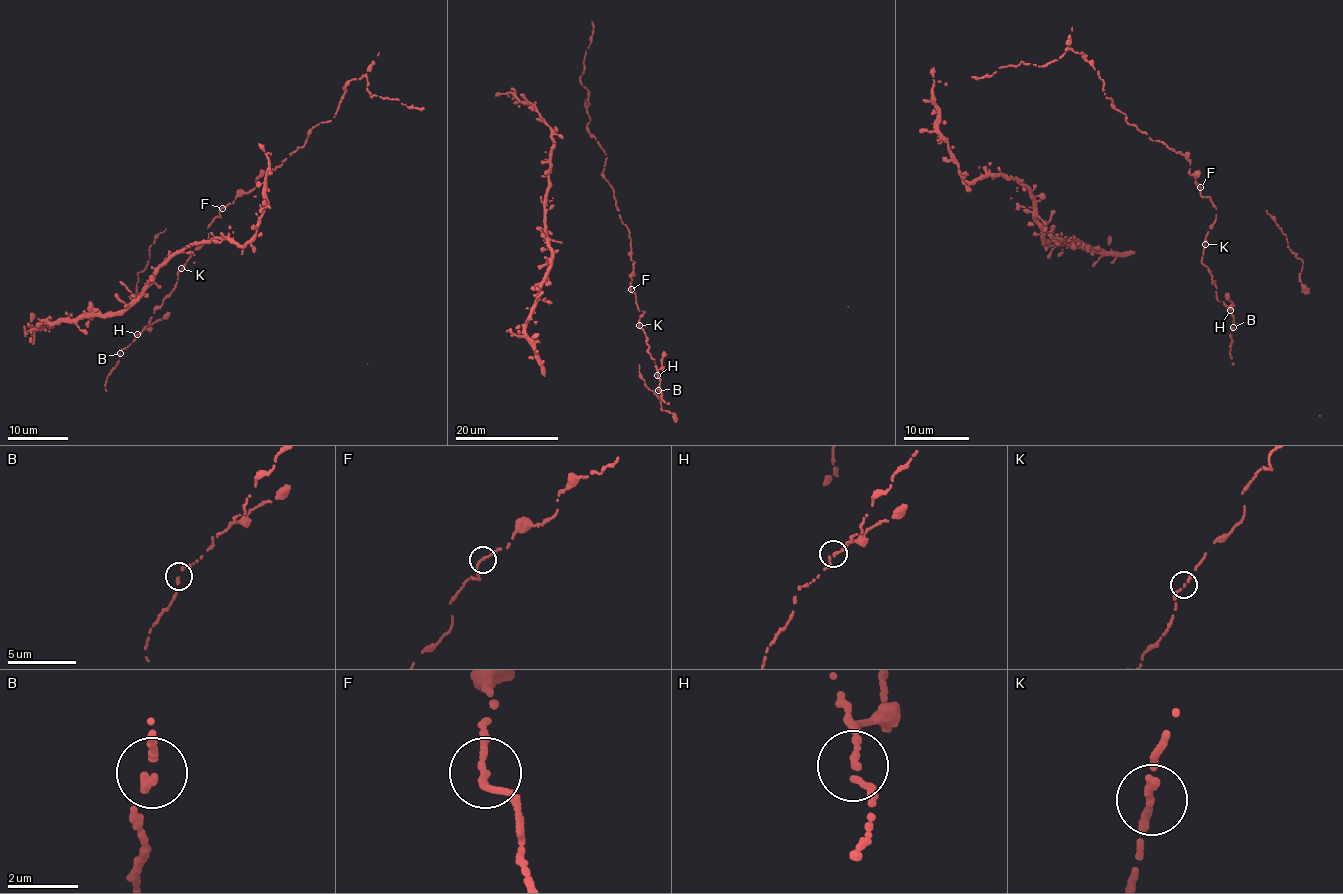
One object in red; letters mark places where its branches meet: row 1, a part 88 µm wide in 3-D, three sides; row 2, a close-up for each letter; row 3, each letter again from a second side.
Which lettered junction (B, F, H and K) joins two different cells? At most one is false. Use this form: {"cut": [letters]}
{"cut": []}

